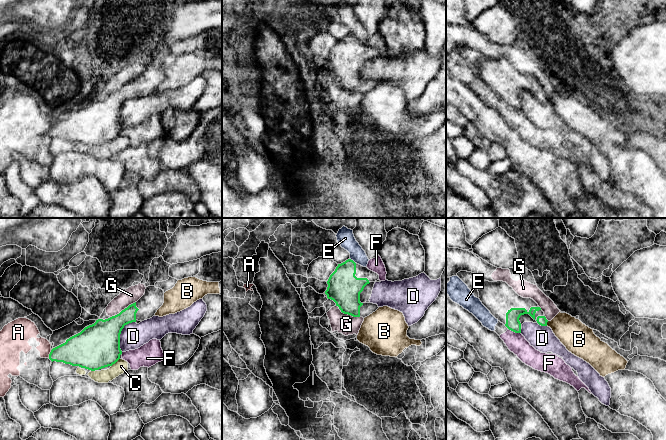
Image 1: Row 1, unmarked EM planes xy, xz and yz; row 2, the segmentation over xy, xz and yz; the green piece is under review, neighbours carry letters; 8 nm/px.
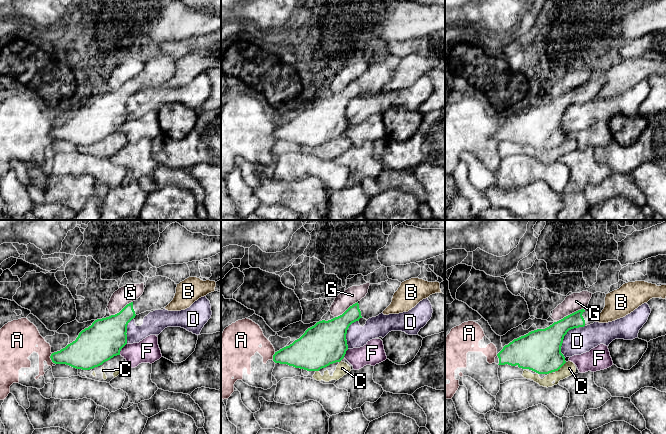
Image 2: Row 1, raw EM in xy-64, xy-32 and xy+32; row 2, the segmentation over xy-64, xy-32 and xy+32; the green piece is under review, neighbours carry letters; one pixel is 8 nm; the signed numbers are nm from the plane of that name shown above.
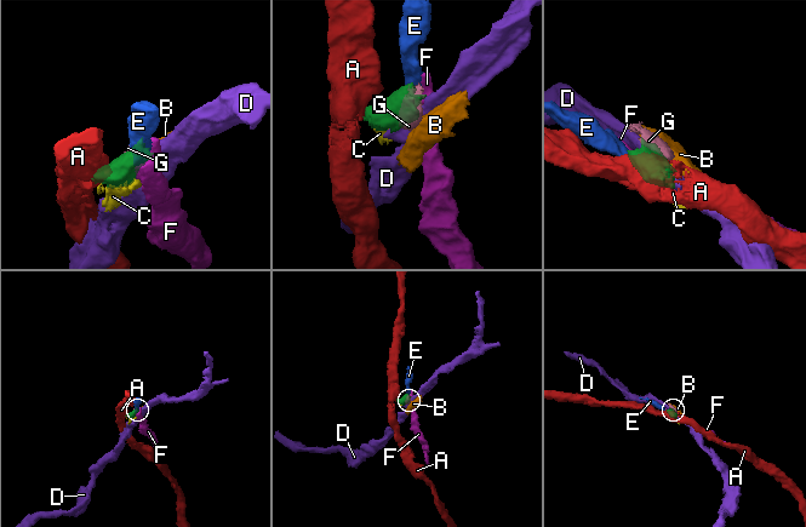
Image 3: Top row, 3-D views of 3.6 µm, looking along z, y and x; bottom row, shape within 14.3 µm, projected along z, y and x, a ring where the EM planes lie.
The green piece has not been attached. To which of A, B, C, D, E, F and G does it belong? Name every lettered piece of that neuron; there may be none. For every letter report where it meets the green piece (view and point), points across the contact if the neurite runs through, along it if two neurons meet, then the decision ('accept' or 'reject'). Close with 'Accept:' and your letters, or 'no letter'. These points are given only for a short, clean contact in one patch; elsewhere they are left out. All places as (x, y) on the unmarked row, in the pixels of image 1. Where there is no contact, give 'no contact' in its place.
A: xy (49, 130) | along xy (51, 126), (48, 133) | reject
B: yz (546, 99) | along yz (548, 97), (546, 101) | reject
C: xy (115, 138) | along xy (119, 134), (111, 142) | reject
D: xy (120, 109) | reject
E: xz (353, 37) | along xz (350, 34), (355, 39) | reject
F: yz (515, 108) | along yz (509, 105), (520, 109) | reject
G: xy (122, 86) | along xy (135, 77), (110, 93) | reject
Accept: no letter

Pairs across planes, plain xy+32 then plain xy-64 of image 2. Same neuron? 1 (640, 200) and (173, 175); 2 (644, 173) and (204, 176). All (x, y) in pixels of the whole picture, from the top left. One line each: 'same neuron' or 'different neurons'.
1: same neuron
2: same neuron

